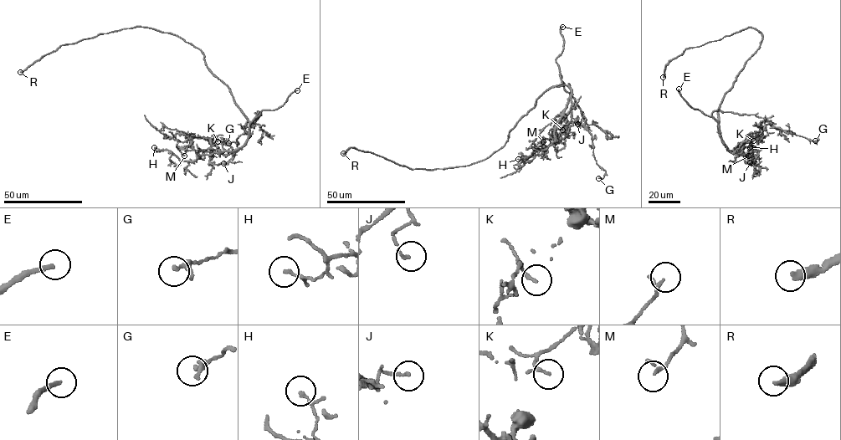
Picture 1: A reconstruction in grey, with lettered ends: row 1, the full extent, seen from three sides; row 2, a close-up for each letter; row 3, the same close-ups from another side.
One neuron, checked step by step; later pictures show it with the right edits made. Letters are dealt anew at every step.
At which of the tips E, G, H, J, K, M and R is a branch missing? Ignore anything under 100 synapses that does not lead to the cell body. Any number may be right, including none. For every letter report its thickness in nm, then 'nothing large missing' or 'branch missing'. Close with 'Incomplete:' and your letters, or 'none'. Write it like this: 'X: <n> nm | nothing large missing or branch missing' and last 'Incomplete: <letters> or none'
E: 200 nm | branch missing
G: 180 nm | nothing large missing
H: 90 nm | nothing large missing
J: 110 nm | nothing large missing
K: 150 nm | nothing large missing
M: 150 nm | nothing large missing
R: 360 nm | branch missing
Incomplete: E, R

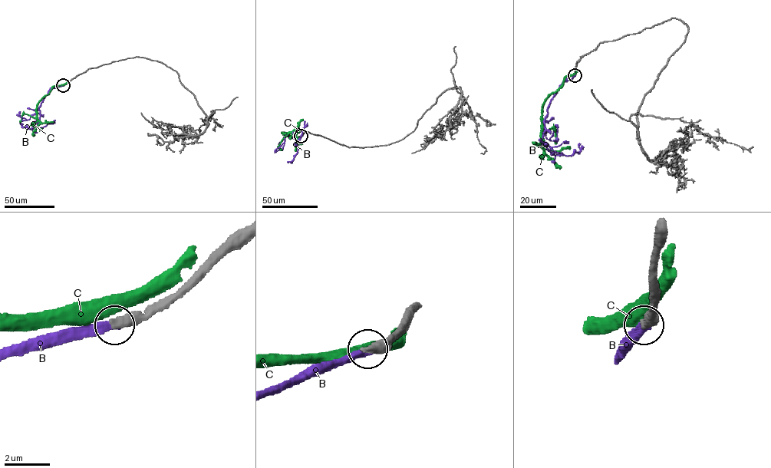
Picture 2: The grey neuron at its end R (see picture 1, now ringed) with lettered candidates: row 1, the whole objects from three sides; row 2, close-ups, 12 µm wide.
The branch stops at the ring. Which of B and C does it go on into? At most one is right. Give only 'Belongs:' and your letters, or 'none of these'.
Belongs: B

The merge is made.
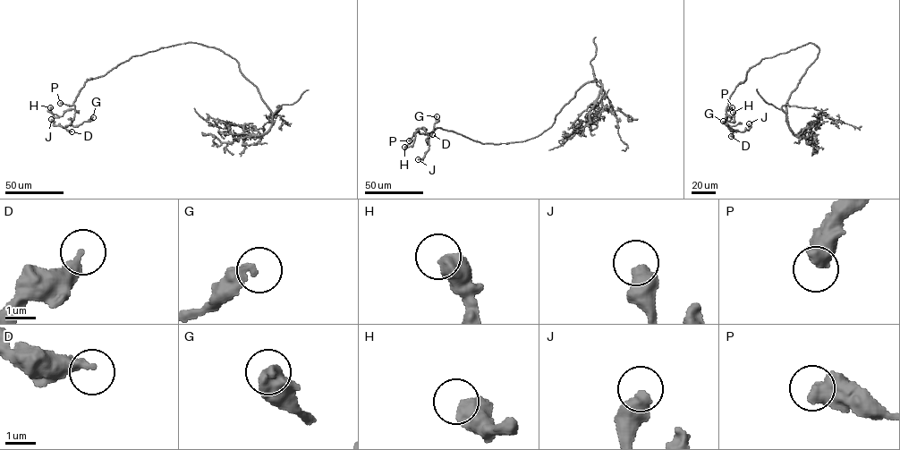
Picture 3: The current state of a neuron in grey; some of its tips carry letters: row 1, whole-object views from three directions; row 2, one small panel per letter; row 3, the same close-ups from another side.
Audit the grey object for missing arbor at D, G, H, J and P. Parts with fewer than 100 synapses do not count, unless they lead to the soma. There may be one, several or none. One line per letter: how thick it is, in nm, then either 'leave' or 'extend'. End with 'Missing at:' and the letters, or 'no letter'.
D: 300 nm | leave
G: 340 nm | leave
H: 650 nm | leave
J: 600 nm | leave
P: 650 nm | leave
Missing at: no letter

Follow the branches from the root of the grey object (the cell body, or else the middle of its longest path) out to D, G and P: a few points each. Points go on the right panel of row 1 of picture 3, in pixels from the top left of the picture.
D: (813, 44), (762, 59), (747, 71), (746, 79), (735, 88), (726, 108), (725, 122), (737, 130), (731, 136)
G: (813, 44), (762, 59), (750, 67), (726, 108), (725, 122), (732, 131), (723, 121)
P: (813, 44), (808, 43), (762, 59), (750, 67), (746, 79), (738, 85), (730, 97), (726, 109), (732, 107)

